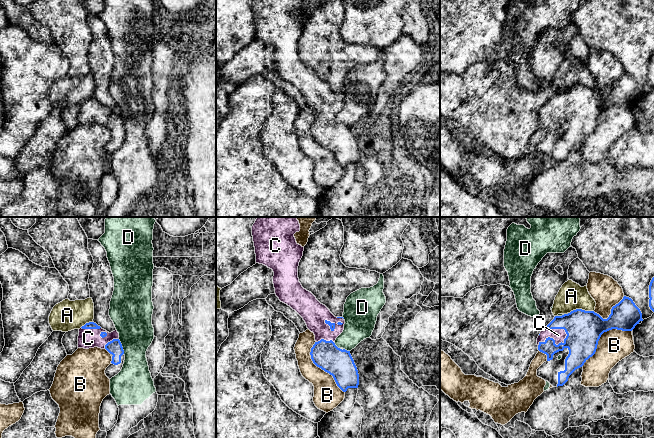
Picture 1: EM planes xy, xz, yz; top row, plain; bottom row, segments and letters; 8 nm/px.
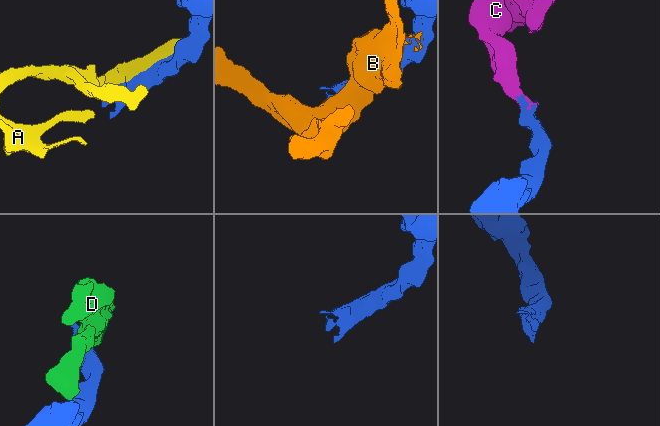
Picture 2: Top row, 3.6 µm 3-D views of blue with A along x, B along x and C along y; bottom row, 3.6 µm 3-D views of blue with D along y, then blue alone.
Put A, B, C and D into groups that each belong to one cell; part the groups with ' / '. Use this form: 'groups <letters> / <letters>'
groups A / B / C / D

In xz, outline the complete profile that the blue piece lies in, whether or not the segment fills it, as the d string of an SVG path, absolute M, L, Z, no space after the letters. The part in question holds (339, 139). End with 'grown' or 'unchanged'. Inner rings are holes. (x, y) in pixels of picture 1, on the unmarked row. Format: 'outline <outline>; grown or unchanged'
outline M253 0L252 12L255 23L256 39L263 40L274 48L273 60L275 70L279 76L293 86L295 86L305 97L307 104L315 111L315 120L311 124L311 135L313 139L333 152L337 162L346 168L348 164L358 164L359 150L350 127L340 125L335 121L336 114L343 108L345 96L343 93L335 93L330 86L321 80L316 73L306 65L304 65L299 58L298 42L303 32L304 23L296 18L294 10L300 7L300 0Z; grown

